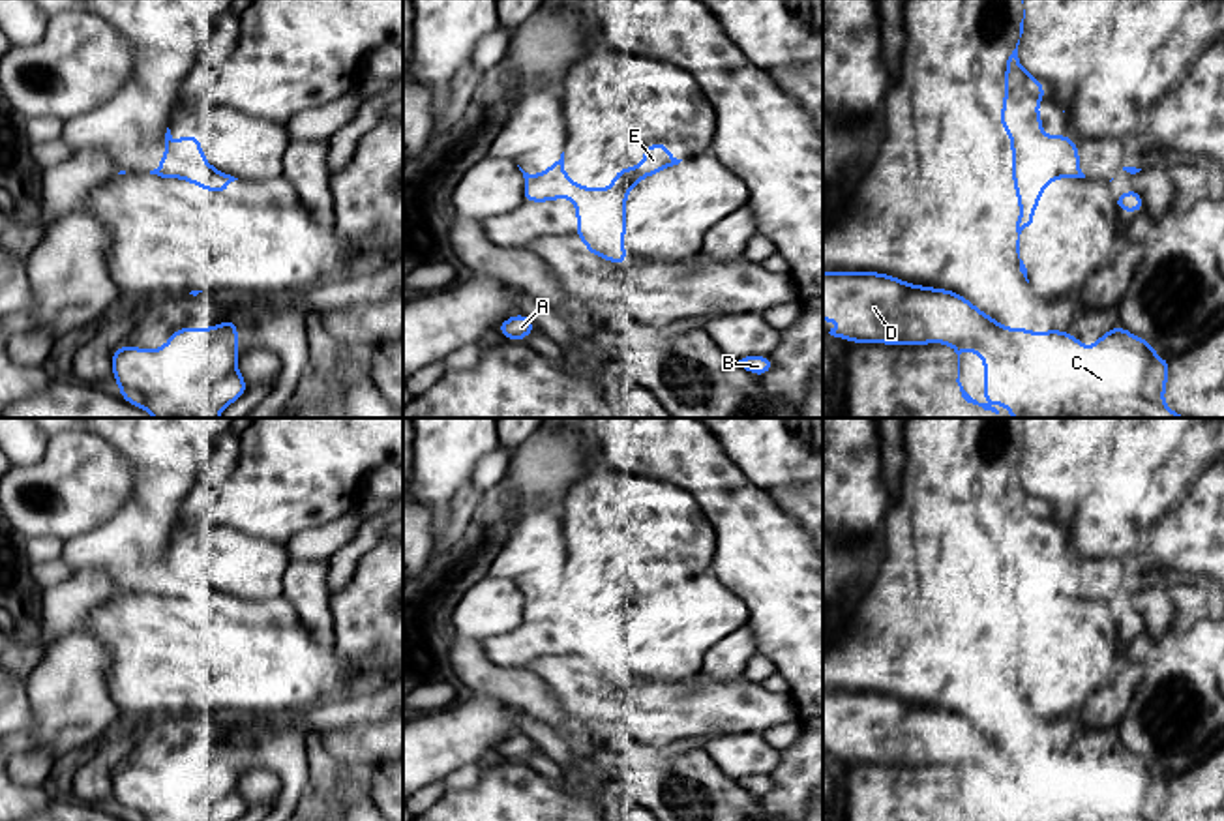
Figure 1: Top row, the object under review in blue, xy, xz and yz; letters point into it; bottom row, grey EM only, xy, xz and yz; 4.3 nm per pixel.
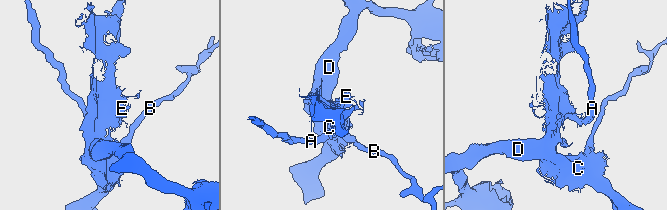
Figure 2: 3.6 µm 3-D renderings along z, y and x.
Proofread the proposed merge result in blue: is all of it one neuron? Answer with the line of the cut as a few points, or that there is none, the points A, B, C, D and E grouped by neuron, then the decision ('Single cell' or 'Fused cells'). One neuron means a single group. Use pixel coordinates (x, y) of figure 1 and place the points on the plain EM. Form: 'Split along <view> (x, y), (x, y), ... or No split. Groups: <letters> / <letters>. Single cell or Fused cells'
Split along yz (1076, 567), (1065, 580), (1067, 587). Groups: A / B C D E. Fused cells

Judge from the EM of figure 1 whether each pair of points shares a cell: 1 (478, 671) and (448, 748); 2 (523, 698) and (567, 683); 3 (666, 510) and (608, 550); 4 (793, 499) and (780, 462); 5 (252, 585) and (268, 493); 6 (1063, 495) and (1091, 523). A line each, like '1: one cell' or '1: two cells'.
1: two cells
2: two cells
3: one cell
4: two cells
5: two cells
6: two cells

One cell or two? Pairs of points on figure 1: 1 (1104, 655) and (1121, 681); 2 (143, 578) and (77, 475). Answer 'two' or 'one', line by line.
1: two
2: two

